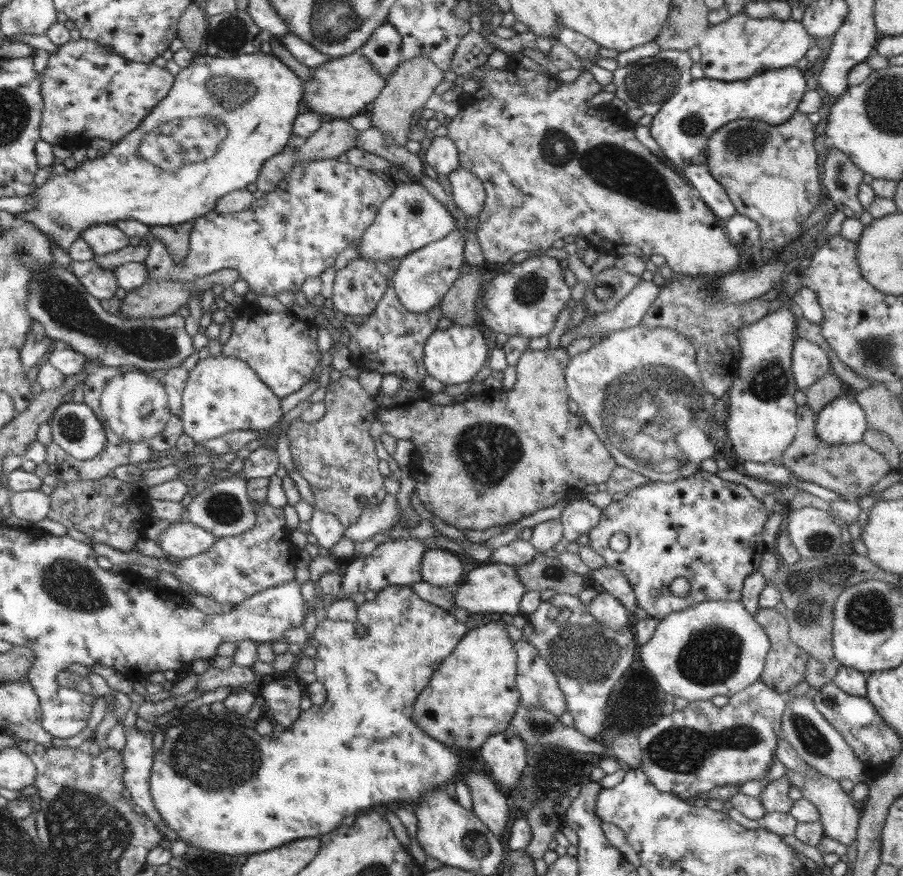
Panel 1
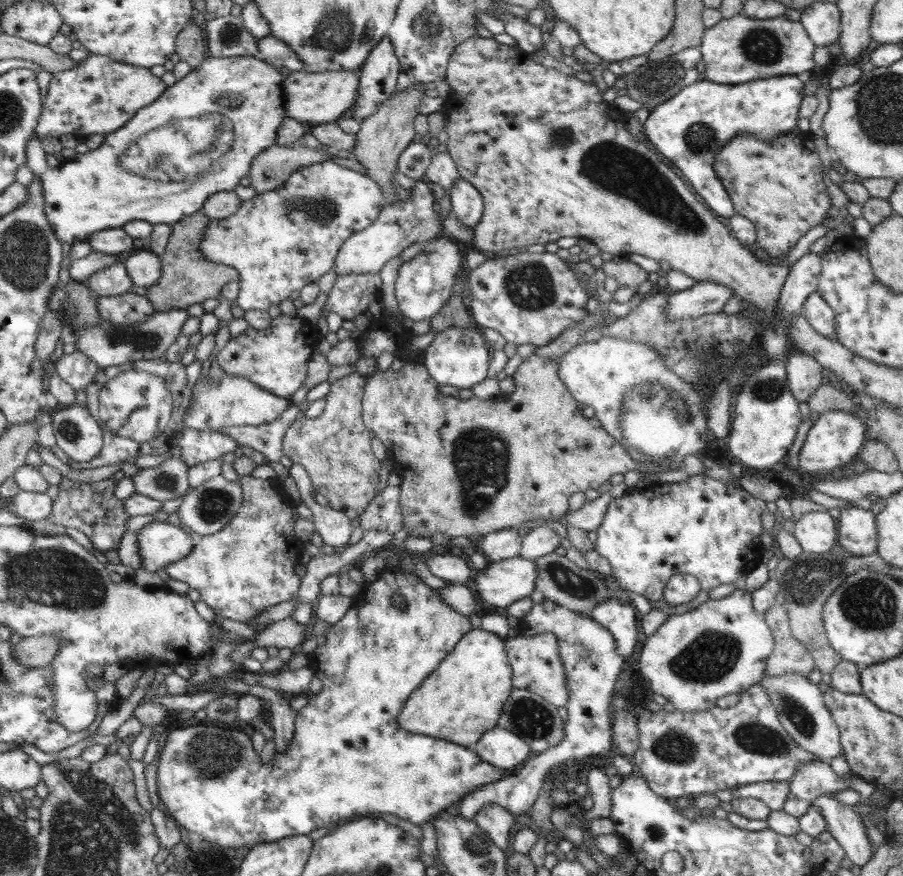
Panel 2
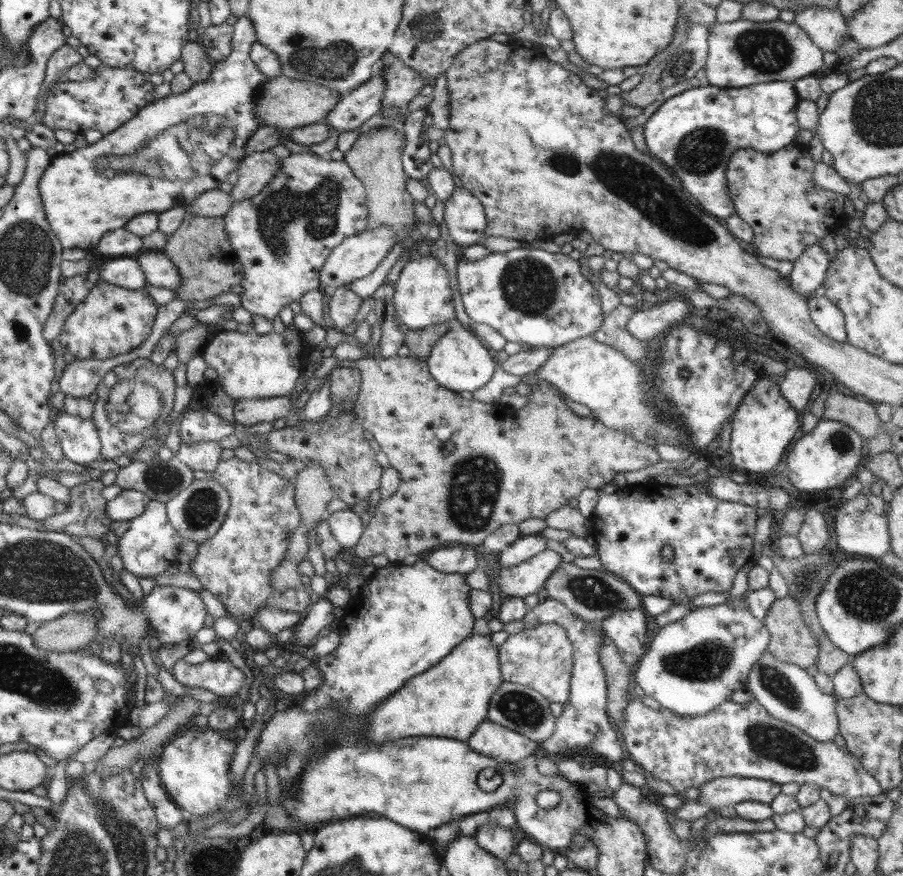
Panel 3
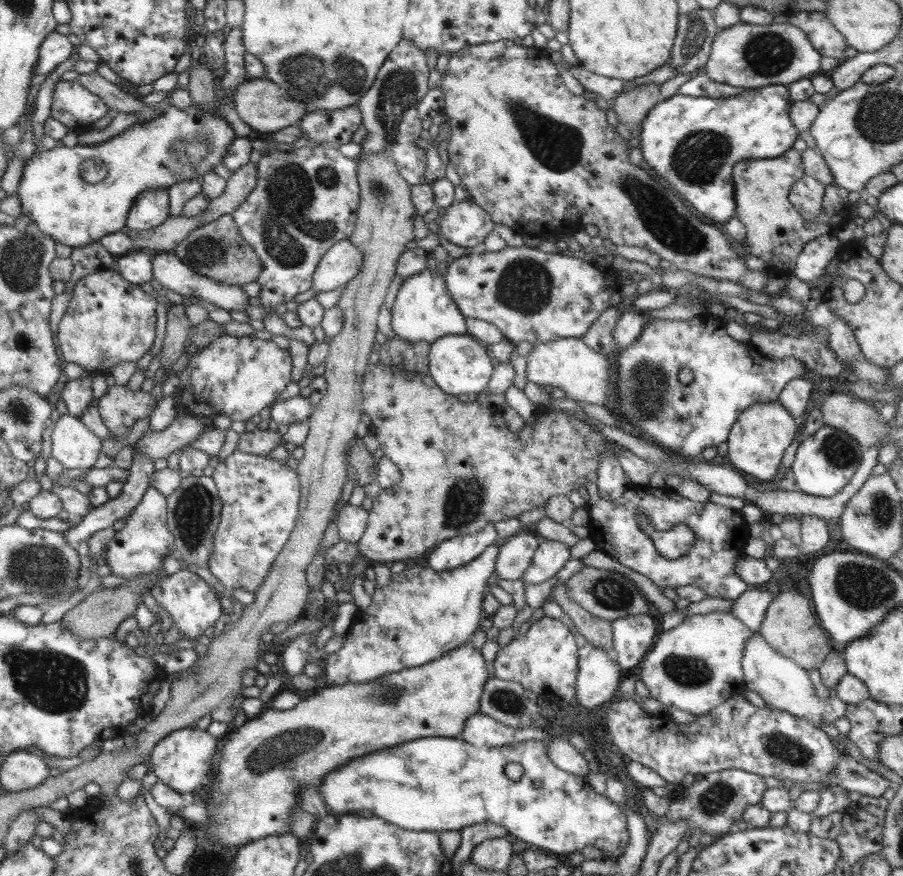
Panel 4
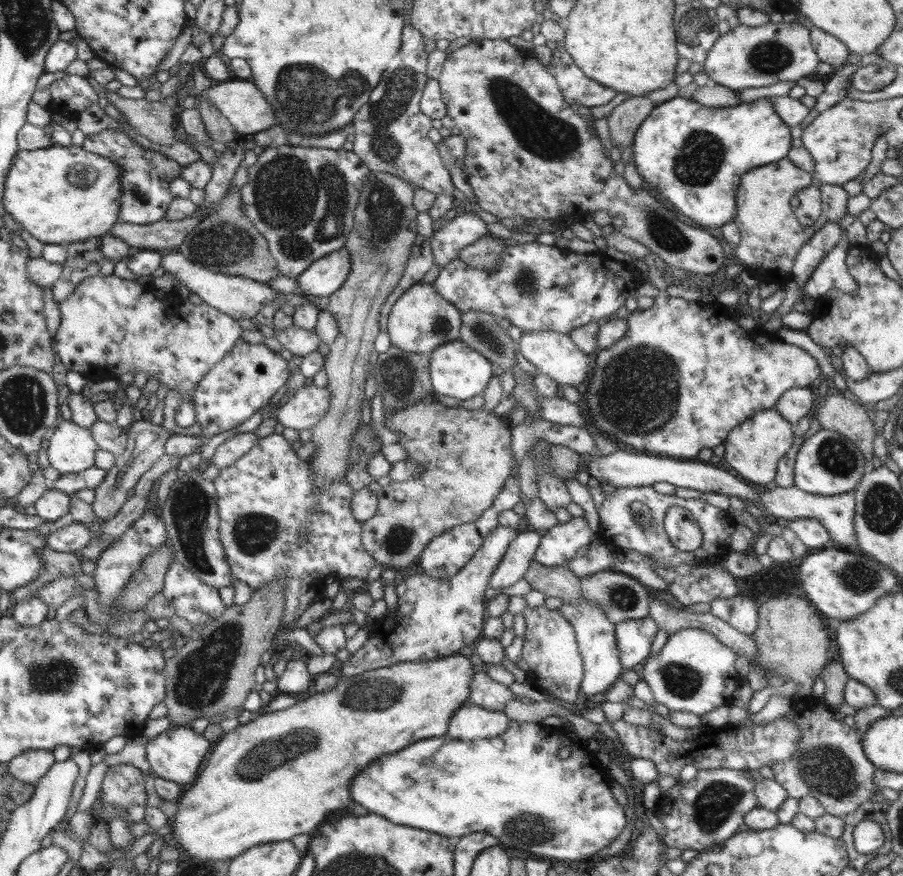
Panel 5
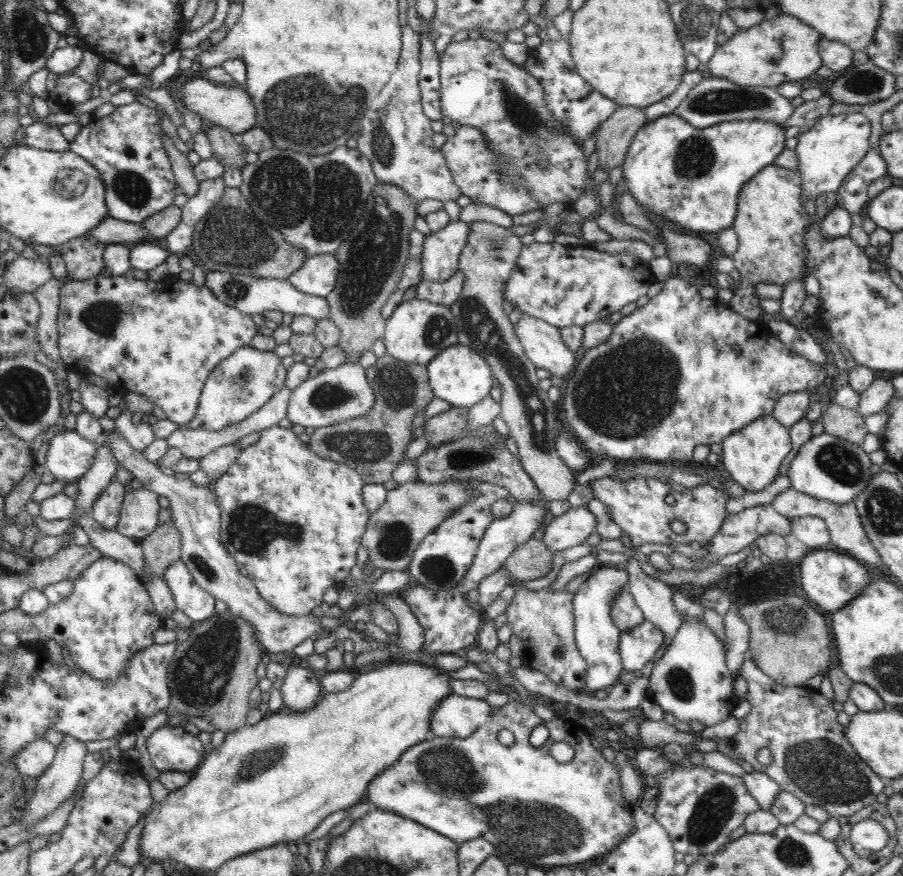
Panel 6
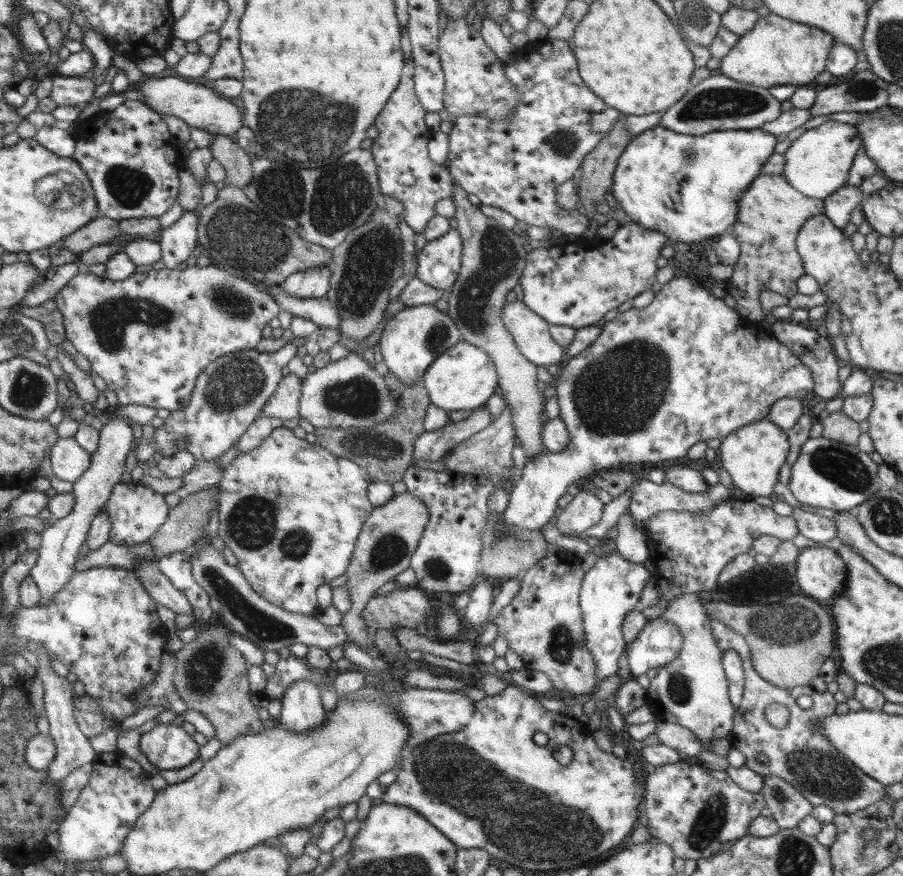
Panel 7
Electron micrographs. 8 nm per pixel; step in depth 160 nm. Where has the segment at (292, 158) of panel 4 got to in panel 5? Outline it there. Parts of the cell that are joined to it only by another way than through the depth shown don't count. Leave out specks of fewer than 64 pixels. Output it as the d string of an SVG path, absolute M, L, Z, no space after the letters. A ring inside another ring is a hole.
M283 145L265 149L256 164L247 168L249 180L241 188L242 212L258 232L267 239L268 250L274 258L280 276L297 279L315 260L345 246L353 229L355 208L361 188L371 171L366 164L344 148L295 147ZM294 324L285 329L278 329L276 326L273 329L276 340L293 355L304 357L310 352L318 351L321 341L316 336L315 330L308 330Z

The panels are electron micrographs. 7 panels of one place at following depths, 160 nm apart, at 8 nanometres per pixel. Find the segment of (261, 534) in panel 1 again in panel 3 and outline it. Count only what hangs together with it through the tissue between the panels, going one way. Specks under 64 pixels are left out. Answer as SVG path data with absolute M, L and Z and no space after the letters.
M233 457L222 459L209 478L216 480L230 497L227 517L216 534L198 545L198 552L190 563L191 573L200 580L203 588L211 592L227 610L227 616L236 619L255 620L258 609L261 606L272 606L274 609L282 609L304 614L312 604L310 595L304 586L298 588L286 588L282 592L276 591L271 583L271 574L277 570L283 561L290 536L294 527L300 522L299 510L295 501L295 485L281 478L275 472L262 468L257 462L247 462Z

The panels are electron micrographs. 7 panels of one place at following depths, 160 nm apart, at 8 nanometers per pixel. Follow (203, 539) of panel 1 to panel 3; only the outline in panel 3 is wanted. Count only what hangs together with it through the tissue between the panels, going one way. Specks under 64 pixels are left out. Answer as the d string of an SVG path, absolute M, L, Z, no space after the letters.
M151 500L140 516L129 520L129 528L118 541L117 554L128 572L140 577L156 577L170 566L178 565L182 542L182 537L167 519L165 503Z

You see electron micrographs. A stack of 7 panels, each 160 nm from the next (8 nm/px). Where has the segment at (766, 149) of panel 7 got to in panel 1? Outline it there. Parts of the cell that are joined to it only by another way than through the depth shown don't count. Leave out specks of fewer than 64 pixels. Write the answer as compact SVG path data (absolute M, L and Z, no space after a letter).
M789 66L736 82L706 77L692 79L676 90L653 116L652 138L662 149L667 163L699 192L699 197L718 218L725 220L737 212L724 187L709 173L706 158L708 138L717 128L736 119L763 120L773 125L785 123L797 111L806 91L806 78L807 73L804 76L804 71Z

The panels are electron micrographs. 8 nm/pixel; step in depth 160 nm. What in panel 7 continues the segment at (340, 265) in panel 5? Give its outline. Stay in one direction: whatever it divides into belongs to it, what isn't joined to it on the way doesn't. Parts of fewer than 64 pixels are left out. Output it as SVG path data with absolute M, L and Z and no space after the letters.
M315 266L302 269L286 277L280 286L292 296L302 298L326 297L330 288L330 277L335 273L332 268Z

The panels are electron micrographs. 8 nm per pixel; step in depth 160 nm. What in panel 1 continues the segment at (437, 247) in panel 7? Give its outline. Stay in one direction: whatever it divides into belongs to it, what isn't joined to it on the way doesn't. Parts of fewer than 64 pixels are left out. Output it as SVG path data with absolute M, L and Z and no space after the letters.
M464 167L447 174L452 186L454 202L467 214L477 218L485 203L485 188L480 179Z

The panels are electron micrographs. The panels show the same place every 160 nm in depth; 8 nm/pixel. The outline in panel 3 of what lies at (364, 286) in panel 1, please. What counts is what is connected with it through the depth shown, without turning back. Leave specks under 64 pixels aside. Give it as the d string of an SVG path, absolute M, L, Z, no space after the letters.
M350 285L339 286L330 290L326 310L334 320L336 328L350 329L362 302L363 298L360 298Z

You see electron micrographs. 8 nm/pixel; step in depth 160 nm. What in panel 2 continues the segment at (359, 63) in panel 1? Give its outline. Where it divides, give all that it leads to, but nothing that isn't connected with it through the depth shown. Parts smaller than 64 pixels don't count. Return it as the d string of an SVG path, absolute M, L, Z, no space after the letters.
M359 70L292 72L281 84L285 98L285 116L311 126L336 122L338 118L347 115L358 98L358 72Z

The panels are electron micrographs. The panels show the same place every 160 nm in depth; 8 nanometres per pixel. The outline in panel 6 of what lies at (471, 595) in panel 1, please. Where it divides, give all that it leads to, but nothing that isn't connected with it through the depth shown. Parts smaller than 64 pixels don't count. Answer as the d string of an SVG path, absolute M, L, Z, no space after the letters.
M586 504L571 506L561 516L549 518L543 527L544 544L554 553L578 546L595 532L596 516Z

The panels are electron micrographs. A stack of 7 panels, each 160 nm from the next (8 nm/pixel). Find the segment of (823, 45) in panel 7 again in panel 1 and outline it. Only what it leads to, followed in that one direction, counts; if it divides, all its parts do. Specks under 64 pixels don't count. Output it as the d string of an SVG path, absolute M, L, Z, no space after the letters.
M746 13L730 15L728 20L709 25L699 44L700 66L706 78L714 80L744 80L769 70L796 66L812 46L811 34L801 21L792 18L776 20L770 17L755 19Z

